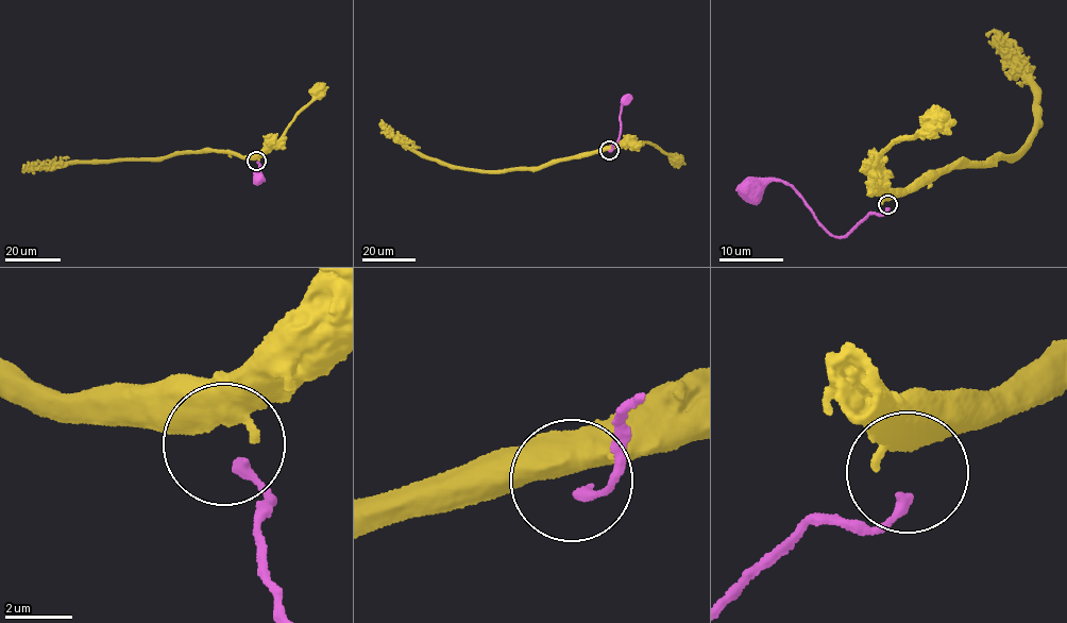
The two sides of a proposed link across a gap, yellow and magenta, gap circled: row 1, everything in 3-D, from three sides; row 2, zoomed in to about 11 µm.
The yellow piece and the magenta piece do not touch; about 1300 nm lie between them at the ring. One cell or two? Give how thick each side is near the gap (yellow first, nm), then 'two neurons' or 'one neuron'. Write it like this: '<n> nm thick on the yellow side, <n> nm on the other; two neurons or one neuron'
750 nm thick on the yellow side, 320 nm on the other; two neurons

